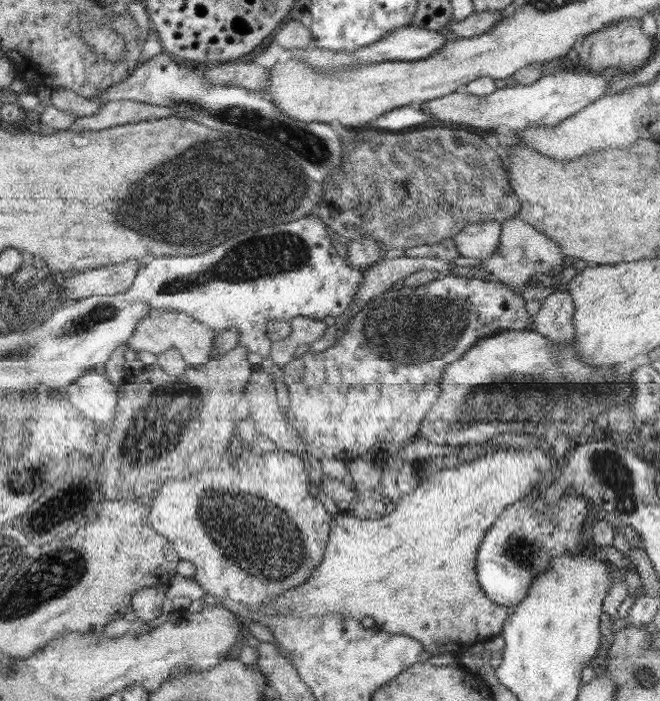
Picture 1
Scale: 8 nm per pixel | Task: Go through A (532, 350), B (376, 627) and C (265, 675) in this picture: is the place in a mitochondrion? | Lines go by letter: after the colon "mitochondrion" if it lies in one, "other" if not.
A: other
B: other
C: other

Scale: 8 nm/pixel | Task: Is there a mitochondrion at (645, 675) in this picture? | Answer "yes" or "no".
yes

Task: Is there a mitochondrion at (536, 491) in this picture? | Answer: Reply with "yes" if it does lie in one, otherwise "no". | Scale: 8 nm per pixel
no

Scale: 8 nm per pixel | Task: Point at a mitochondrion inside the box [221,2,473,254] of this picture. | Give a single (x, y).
(388, 151)

